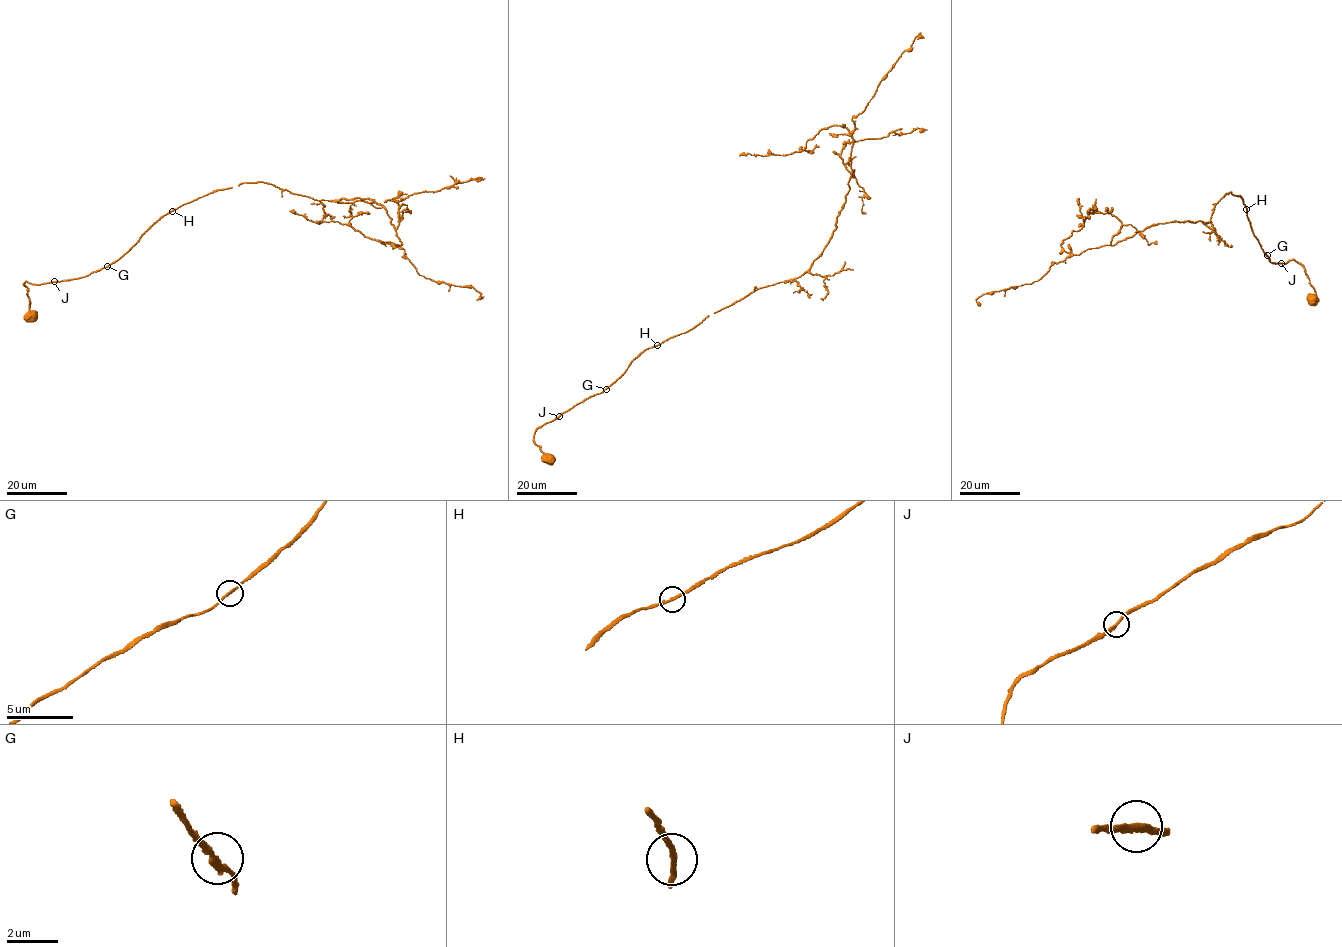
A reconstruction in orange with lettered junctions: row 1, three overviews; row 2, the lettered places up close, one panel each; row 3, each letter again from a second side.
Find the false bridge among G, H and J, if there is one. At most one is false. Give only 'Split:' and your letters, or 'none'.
Split: none

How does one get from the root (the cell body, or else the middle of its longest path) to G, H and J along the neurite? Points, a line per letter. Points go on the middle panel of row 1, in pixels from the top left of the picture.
G: (547, 459), (534, 442), (535, 431), (605, 389)
H: (547, 459), (534, 442), (535, 431), (586, 399), (603, 392), (633, 360), (657, 345)
J: (547, 459), (534, 442), (534, 435), (539, 428), (559, 416)

